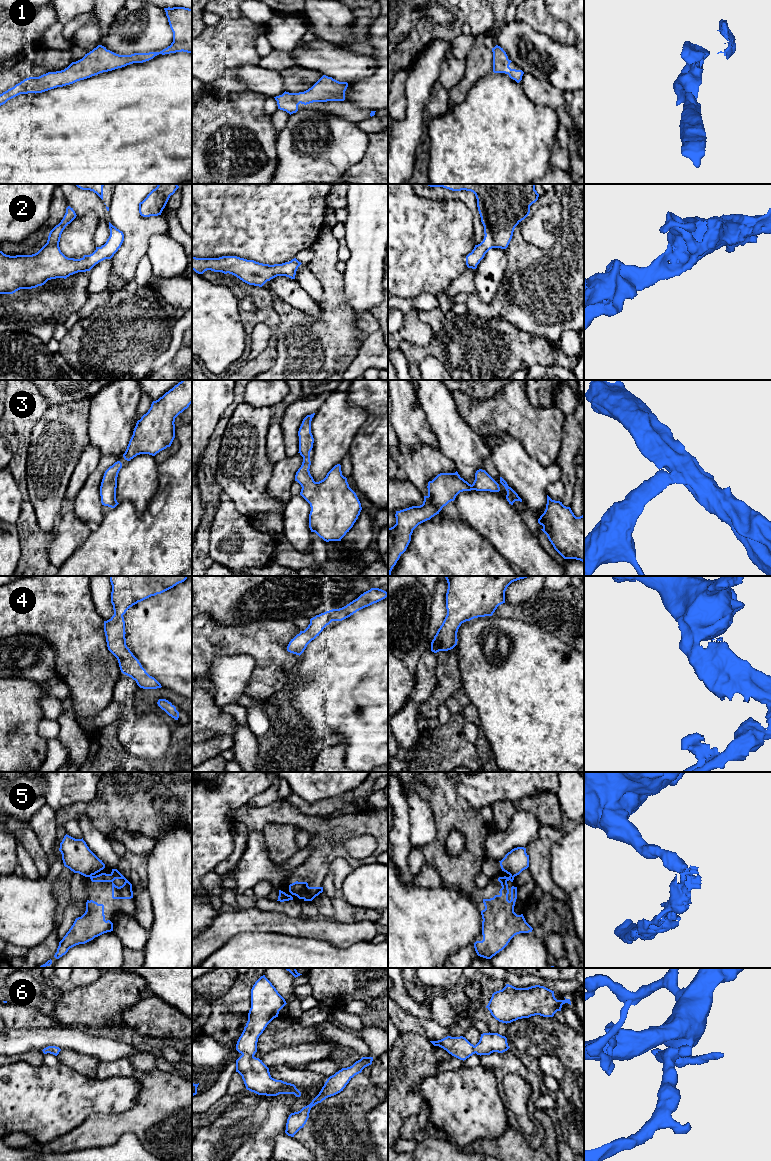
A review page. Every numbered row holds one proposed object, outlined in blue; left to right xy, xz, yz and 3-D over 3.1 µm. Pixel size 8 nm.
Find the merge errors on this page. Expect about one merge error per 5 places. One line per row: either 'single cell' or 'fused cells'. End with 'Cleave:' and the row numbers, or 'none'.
1: single cell
2: single cell
3: single cell
4: single cell
5: fused cells
6: single cell
Cleave: 5

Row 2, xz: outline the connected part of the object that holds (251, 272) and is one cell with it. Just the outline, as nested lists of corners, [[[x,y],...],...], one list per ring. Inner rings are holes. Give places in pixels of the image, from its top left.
[[[222,256],[219,258],[192,257],[192,270],[203,274],[207,270],[232,274],[243,282],[262,287],[267,281],[286,276],[295,279],[296,271],[302,263],[296,258],[282,264],[263,264],[237,256]]]

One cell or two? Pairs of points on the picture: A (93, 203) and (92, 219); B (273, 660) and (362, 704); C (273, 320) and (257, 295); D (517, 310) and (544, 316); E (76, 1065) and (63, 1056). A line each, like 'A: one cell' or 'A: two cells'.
A: two cells
B: two cells
C: one cell
D: one cell
E: one cell

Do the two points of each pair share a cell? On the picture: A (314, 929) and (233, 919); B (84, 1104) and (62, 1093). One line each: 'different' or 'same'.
A: same
B: same

